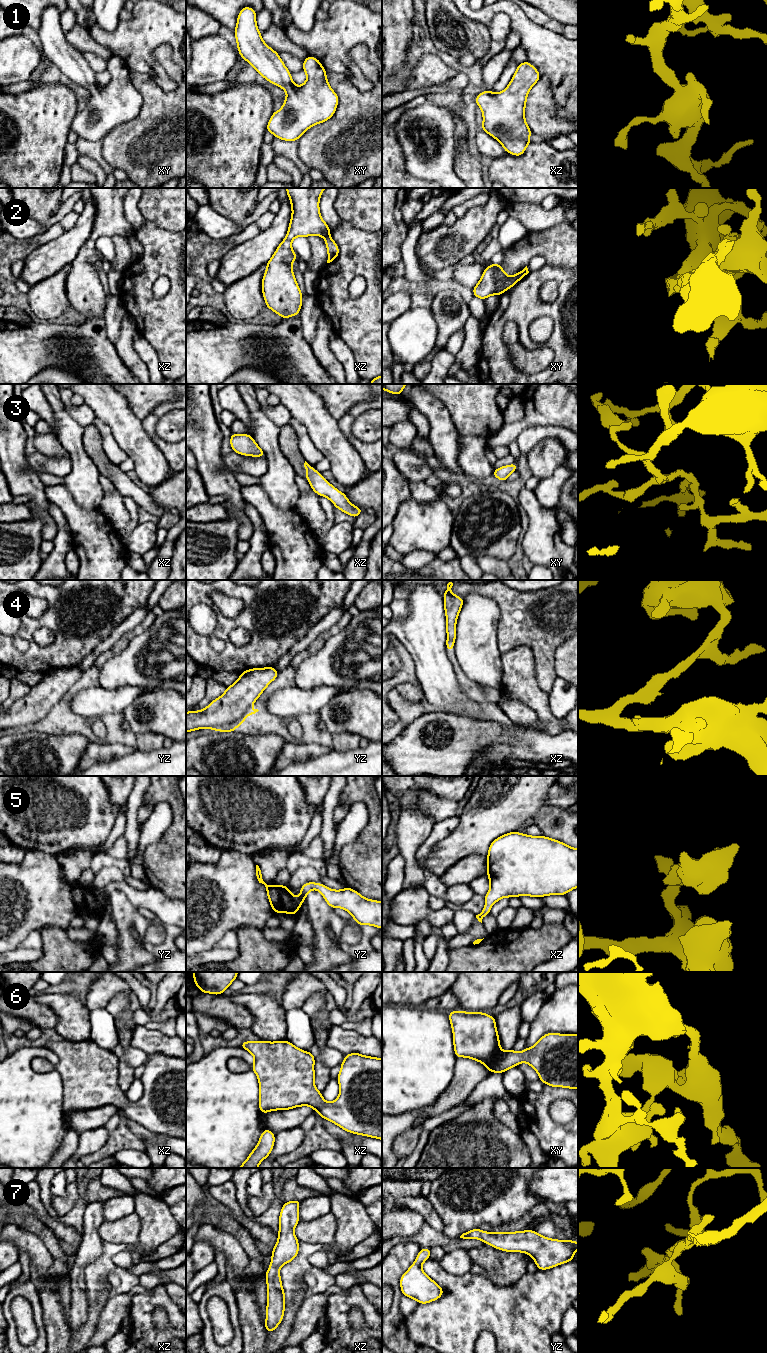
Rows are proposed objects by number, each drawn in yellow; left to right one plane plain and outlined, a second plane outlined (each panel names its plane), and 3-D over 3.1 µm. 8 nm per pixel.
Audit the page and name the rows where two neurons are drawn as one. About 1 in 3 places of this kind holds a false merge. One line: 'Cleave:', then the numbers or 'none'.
Cleave: 2

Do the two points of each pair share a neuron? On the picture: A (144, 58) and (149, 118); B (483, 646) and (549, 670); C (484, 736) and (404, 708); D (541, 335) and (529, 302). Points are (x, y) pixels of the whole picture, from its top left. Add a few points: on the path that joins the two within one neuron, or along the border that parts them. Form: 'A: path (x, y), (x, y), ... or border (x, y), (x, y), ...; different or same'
A: border (130, 69), (136, 72), (148, 73), (162, 89); different
B: border (496, 629), (497, 648), (501, 654); different
C: border (426, 712), (407, 725); different
D: border (551, 317), (539, 316), (530, 324), (535, 343); different

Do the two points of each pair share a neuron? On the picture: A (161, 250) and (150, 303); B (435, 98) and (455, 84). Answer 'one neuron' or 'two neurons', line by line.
A: one neuron
B: two neurons

